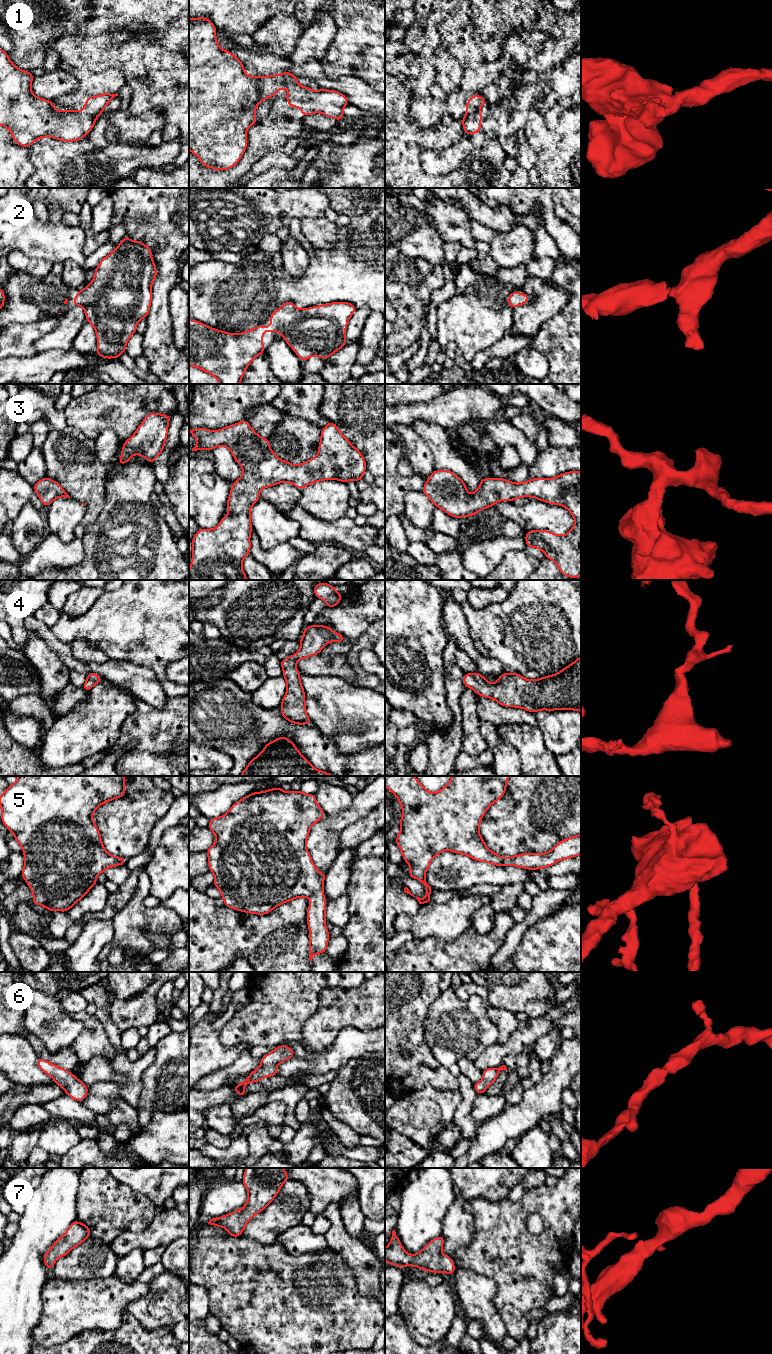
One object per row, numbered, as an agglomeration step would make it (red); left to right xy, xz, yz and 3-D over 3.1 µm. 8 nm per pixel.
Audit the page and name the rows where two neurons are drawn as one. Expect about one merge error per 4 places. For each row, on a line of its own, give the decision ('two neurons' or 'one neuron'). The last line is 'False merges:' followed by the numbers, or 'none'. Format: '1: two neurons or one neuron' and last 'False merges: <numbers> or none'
1: two neurons
2: one neuron
3: one neuron
4: one neuron
5: one neuron
6: one neuron
7: one neuron
False merges: 1

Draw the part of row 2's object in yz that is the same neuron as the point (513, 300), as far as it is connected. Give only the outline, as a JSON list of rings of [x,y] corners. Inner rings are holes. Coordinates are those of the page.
[[[513,291],[507,299],[508,304],[514,309],[519,305],[523,305],[529,301],[530,297],[527,294],[520,294],[519,291]]]

